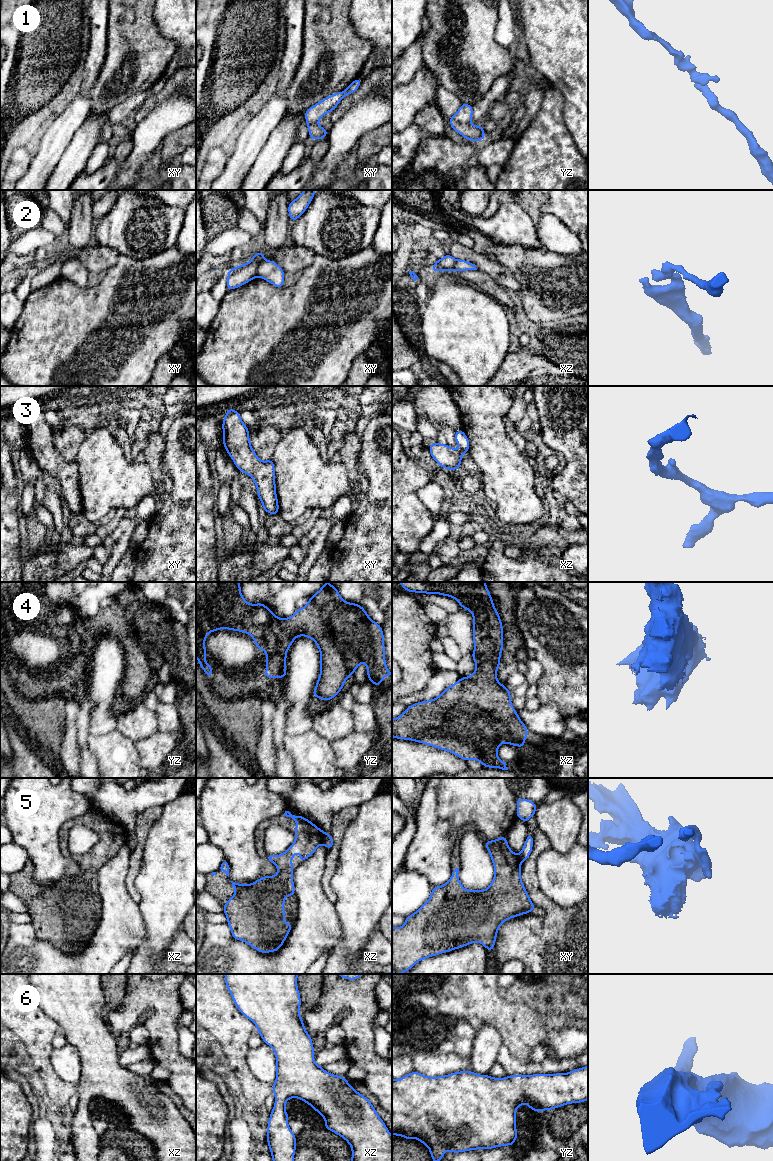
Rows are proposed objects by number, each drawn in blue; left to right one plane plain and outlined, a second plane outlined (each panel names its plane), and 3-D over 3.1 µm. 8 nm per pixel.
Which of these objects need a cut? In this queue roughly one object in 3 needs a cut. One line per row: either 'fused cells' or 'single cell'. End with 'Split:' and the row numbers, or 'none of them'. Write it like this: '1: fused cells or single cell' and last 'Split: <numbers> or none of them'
1: single cell
2: fused cells
3: single cell
4: single cell
5: fused cells
6: single cell
Split: 2, 5

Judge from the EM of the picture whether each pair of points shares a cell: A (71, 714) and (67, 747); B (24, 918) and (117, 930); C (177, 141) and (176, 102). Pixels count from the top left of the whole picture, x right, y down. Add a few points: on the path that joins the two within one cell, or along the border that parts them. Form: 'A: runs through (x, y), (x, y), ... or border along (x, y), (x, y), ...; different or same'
A: runs through (71, 722), (70, 739); same
B: border along (11, 922), (30, 923); different
C: border along (185, 125), (169, 132), (160, 143); different

